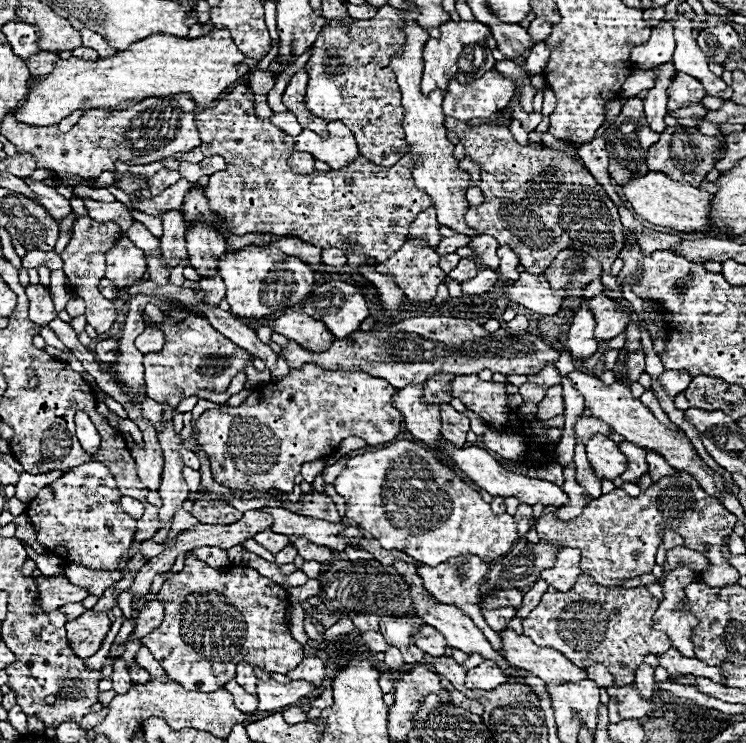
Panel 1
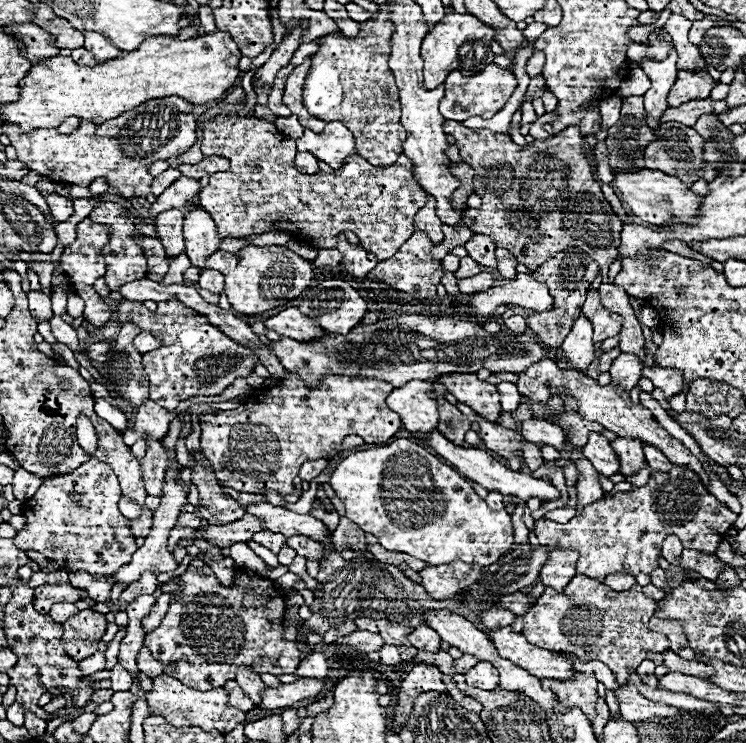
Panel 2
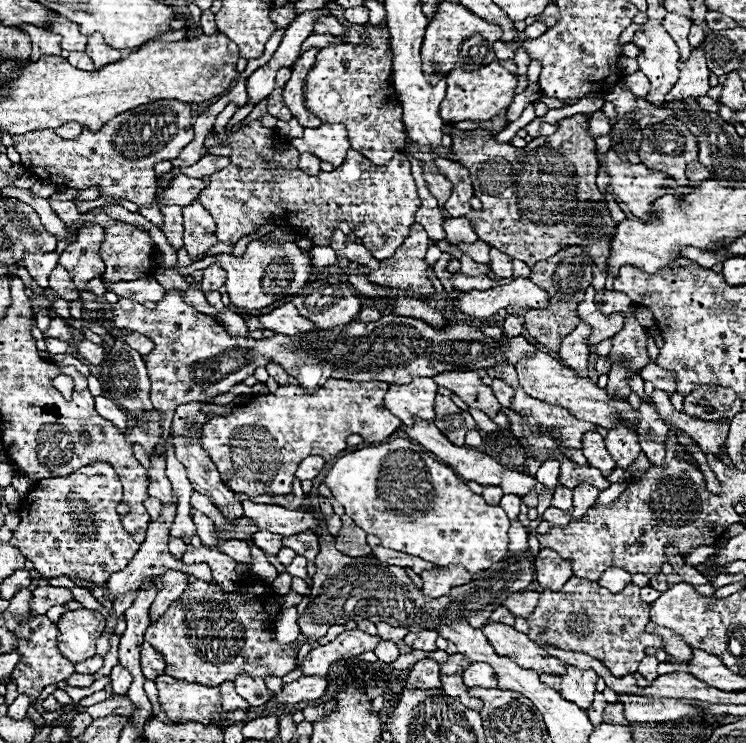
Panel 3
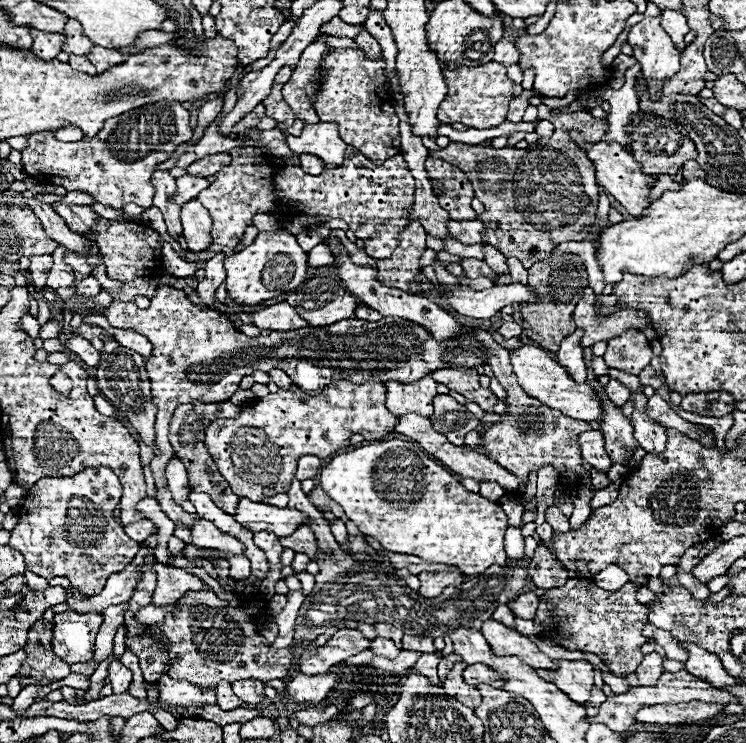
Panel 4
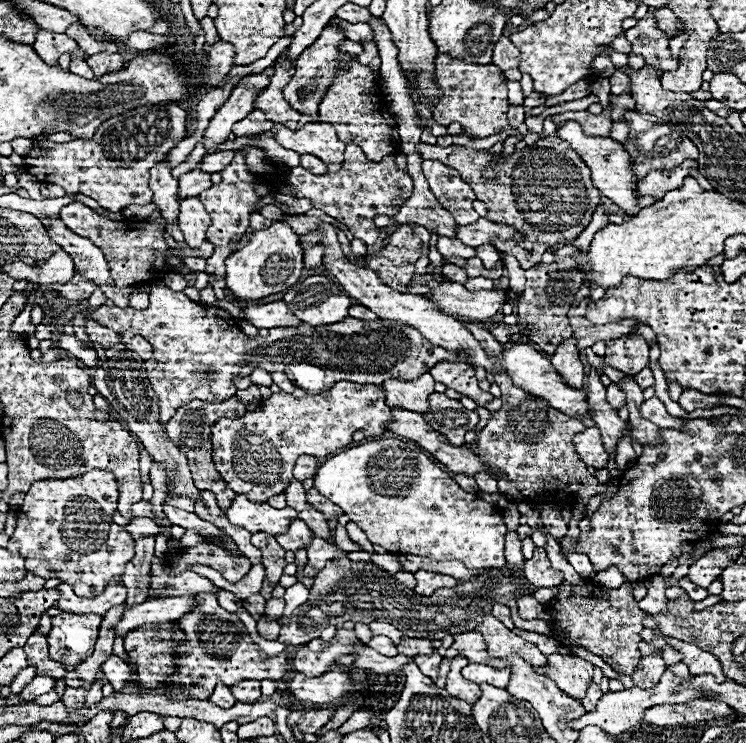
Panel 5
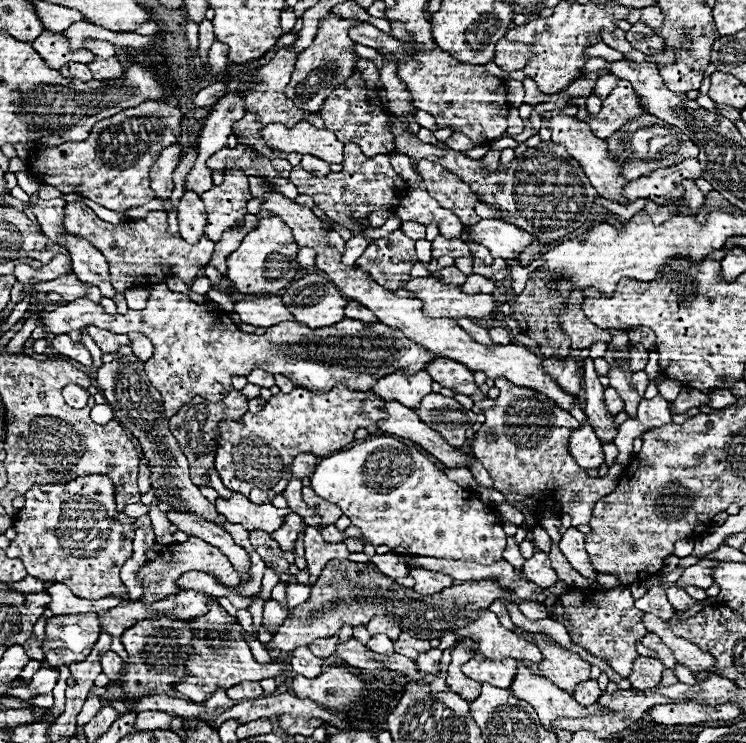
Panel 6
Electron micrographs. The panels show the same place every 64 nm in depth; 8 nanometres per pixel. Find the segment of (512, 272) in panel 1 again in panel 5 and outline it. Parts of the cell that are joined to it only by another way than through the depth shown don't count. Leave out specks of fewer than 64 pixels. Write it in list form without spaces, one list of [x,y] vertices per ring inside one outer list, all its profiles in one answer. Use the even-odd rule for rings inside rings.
[[[482,246],[482,248],[478,248],[478,258],[484,262],[486,268],[496,268],[496,264],[502,260],[494,246]]]

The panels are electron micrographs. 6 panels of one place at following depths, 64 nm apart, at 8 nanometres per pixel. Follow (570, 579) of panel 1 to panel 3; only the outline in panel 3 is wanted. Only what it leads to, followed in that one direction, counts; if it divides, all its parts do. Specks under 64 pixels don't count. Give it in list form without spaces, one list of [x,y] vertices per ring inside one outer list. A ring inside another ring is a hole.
[[[542,548],[536,560],[536,580],[542,588],[560,590],[572,576],[572,562],[550,548]]]

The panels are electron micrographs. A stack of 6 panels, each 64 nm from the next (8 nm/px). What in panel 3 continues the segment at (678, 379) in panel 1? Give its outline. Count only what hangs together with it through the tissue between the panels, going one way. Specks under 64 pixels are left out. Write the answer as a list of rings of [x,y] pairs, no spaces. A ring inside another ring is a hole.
[[[652,362],[646,364],[646,368],[640,370],[640,376],[642,376],[642,380],[652,382],[656,390],[664,390],[666,394],[676,392],[676,380],[674,380],[676,376],[674,376],[674,372],[668,372],[668,370],[664,370],[664,368],[660,368],[660,366],[652,364]]]

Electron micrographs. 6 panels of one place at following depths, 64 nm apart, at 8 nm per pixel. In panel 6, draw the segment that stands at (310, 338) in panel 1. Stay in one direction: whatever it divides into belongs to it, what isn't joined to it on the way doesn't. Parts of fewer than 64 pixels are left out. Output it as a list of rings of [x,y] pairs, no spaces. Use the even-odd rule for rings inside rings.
[[[278,296],[274,298],[254,298],[254,300],[242,300],[234,304],[234,312],[240,314],[242,322],[260,326],[260,328],[270,328],[272,324],[280,324],[286,320],[294,320],[282,300]]]

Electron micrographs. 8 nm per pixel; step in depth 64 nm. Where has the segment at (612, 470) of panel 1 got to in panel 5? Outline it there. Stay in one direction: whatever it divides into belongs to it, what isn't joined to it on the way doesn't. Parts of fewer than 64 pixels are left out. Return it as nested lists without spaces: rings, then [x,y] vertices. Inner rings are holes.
[[[586,428],[584,432],[576,434],[574,446],[576,446],[576,452],[580,454],[580,460],[586,466],[592,466],[596,470],[608,468],[608,454],[604,452],[598,428]]]

